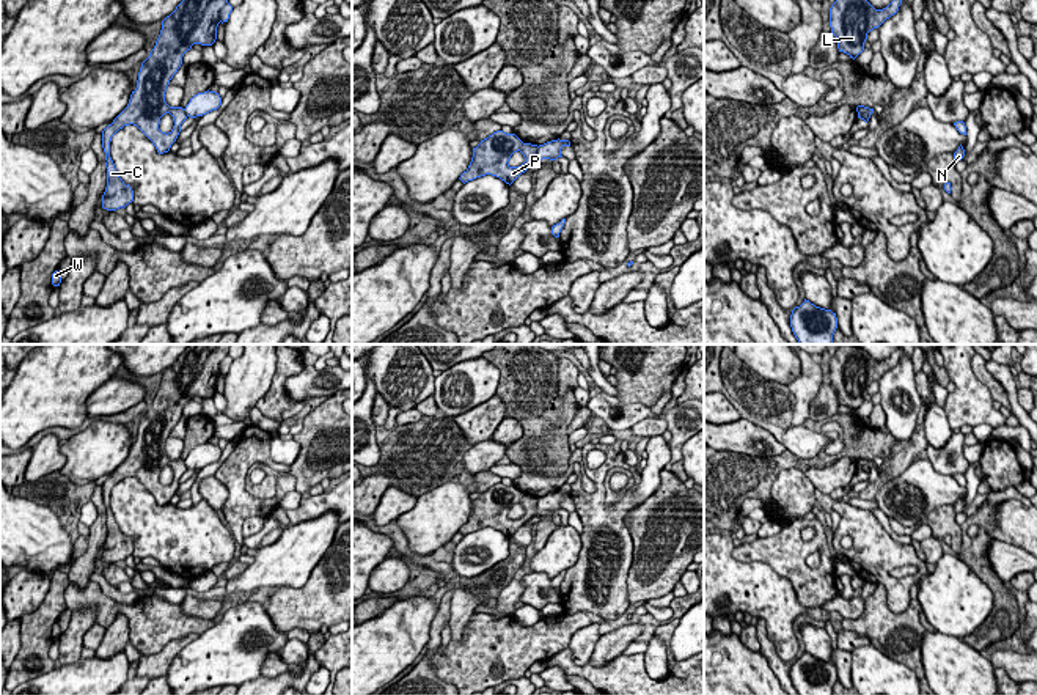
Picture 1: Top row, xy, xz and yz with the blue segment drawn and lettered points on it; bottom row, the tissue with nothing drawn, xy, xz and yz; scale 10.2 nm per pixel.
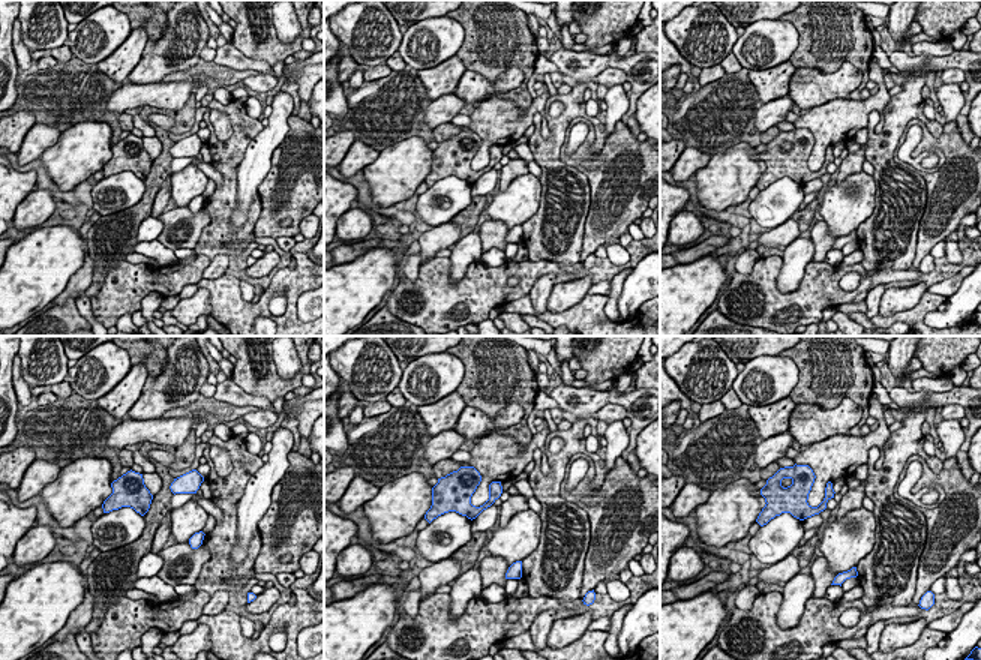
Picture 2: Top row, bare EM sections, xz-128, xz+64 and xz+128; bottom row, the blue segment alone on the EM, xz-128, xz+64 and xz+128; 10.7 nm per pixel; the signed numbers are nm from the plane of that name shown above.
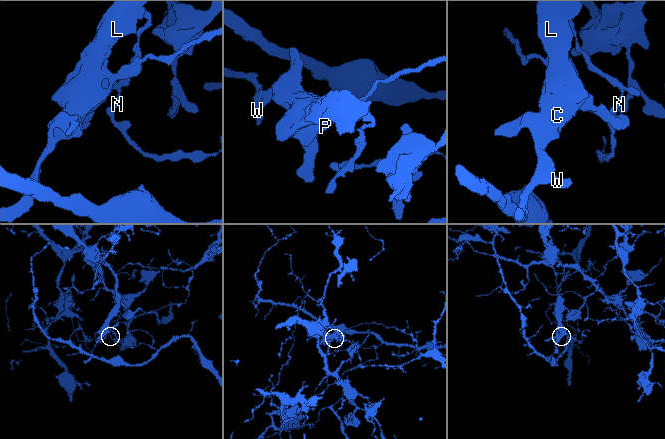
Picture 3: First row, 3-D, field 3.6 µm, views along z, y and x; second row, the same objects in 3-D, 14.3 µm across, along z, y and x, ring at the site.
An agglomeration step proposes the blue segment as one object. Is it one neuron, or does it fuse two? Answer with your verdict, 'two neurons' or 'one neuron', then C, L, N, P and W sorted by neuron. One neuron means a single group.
two neurons; groups C L P W / N

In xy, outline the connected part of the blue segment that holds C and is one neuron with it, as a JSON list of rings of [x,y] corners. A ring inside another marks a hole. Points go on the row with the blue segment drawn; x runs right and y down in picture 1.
[[[182,0],[162,20],[162,30],[149,57],[141,63],[137,88],[127,107],[102,131],[105,153],[107,187],[102,208],[116,211],[134,201],[134,190],[119,178],[110,157],[112,137],[124,126],[137,126],[156,146],[159,154],[168,153],[176,142],[181,124],[187,120],[182,107],[170,107],[165,91],[182,64],[182,57],[193,44],[212,46],[217,39],[220,9],[228,0]],[[170,113],[174,126],[165,134],[159,129],[160,118]]]

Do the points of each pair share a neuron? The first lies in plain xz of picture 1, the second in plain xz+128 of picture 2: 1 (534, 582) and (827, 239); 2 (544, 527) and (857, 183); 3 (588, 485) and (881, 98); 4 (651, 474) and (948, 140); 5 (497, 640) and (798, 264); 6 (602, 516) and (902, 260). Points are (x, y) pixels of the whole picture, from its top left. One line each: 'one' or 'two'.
1: one
2: two
3: one
4: two
5: two
6: one

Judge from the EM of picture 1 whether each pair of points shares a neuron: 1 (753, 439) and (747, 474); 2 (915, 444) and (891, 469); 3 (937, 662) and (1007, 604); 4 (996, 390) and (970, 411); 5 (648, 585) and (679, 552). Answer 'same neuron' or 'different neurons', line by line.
1: different neurons
2: same neuron
3: different neurons
4: different neurons
5: same neuron

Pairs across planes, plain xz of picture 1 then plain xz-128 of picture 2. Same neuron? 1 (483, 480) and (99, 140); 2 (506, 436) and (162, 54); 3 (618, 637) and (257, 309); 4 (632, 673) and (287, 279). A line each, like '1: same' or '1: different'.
1: different
2: same
3: different
4: same

